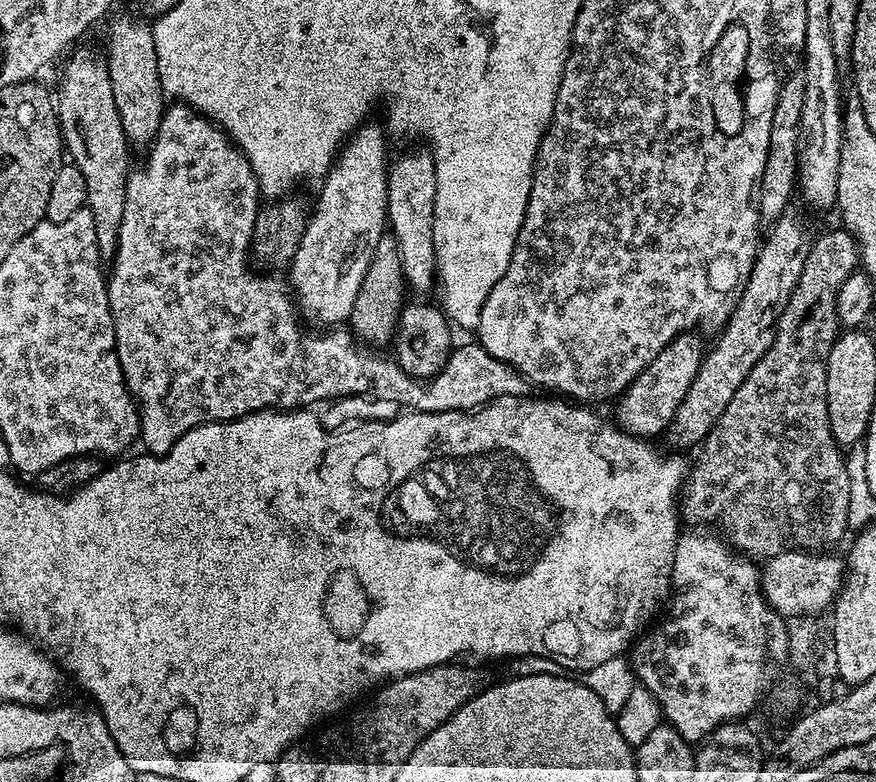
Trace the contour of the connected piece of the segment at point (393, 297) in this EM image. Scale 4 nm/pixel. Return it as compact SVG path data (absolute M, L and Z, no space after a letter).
M390 234L384 235L374 246L374 258L366 266L366 278L358 286L358 298L354 298L354 310L350 317L350 331L361 344L367 344L377 350L383 344L391 345L396 334L396 323L406 303L406 285L402 274L402 257L398 255L398 242Z

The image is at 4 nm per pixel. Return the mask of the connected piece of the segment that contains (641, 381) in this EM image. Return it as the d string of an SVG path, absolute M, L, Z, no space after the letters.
M696 334L676 336L666 350L662 350L662 354L646 366L646 370L631 377L630 383L615 401L614 417L615 423L629 436L653 438L659 432L661 435L672 423L674 414L678 414L678 406L682 406L682 398L686 398L686 390L690 390L690 382L694 382L694 374L700 369L702 347L699 338Z

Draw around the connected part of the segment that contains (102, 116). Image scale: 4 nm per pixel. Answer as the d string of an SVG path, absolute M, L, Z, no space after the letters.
M77 47L67 57L69 60L65 62L64 69L60 72L60 85L54 88L56 117L60 121L63 147L71 163L76 164L78 170L82 170L82 178L86 178L86 198L88 199L86 206L94 218L94 238L98 238L98 254L101 261L111 262L116 257L118 230L122 226L122 210L126 210L130 145L122 130L122 118L118 118L118 106L114 106L114 90L110 86L110 74L105 57L101 53L99 56L98 53L91 52L88 48L79 48Z

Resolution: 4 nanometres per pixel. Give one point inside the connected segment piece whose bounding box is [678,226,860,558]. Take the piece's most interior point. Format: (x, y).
(769, 474)

